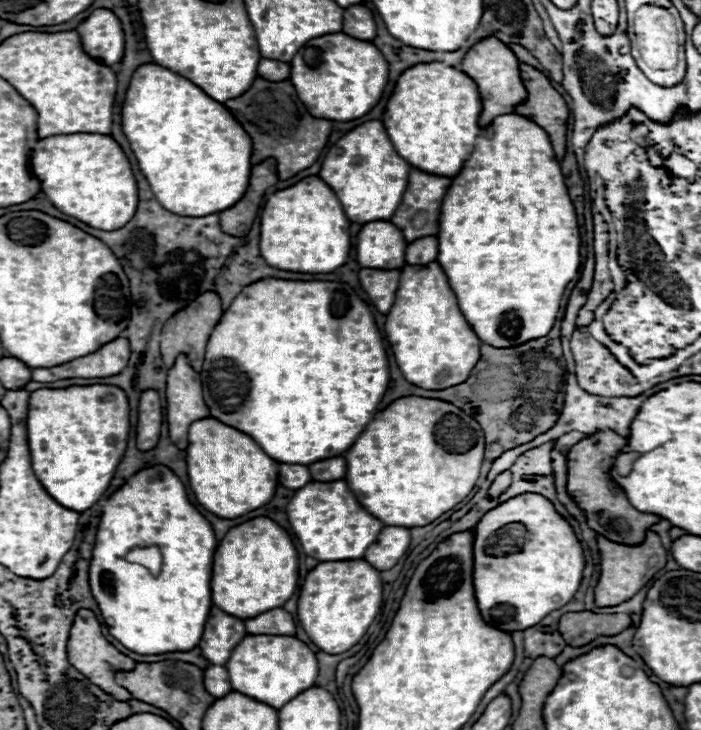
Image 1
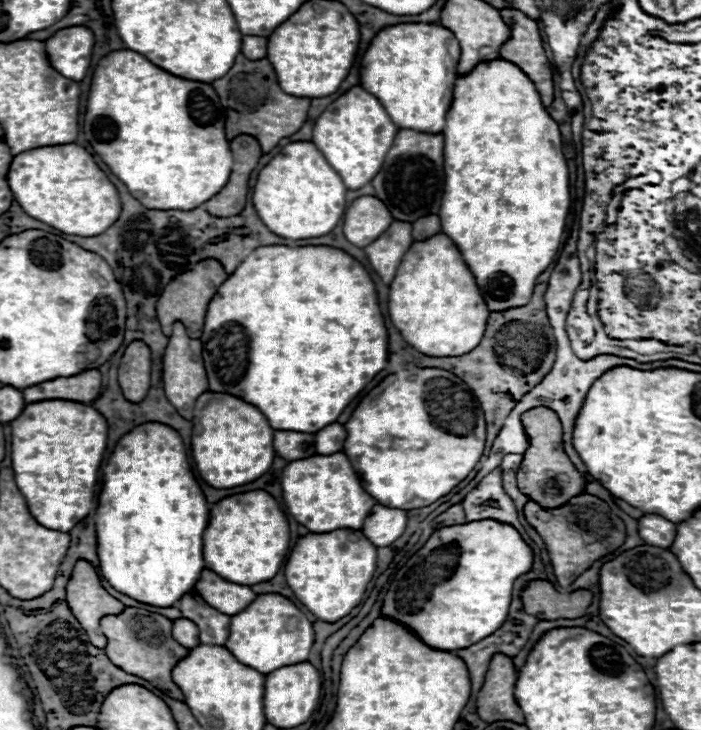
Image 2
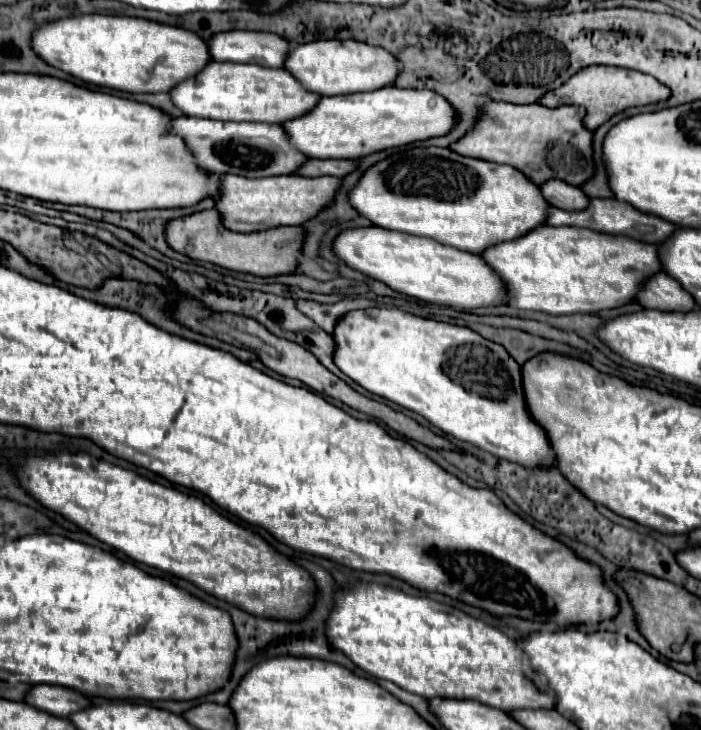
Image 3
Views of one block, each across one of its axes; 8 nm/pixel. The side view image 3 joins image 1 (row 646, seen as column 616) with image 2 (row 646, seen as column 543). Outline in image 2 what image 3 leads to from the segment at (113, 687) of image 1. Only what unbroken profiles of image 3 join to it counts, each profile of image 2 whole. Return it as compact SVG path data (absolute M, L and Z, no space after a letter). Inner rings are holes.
M86 560L76 562L66 586L66 602L74 612L76 620L86 630L90 642L98 648L104 648L106 636L98 632L100 618L106 614L122 612L124 604L102 588L100 578L90 562Z

